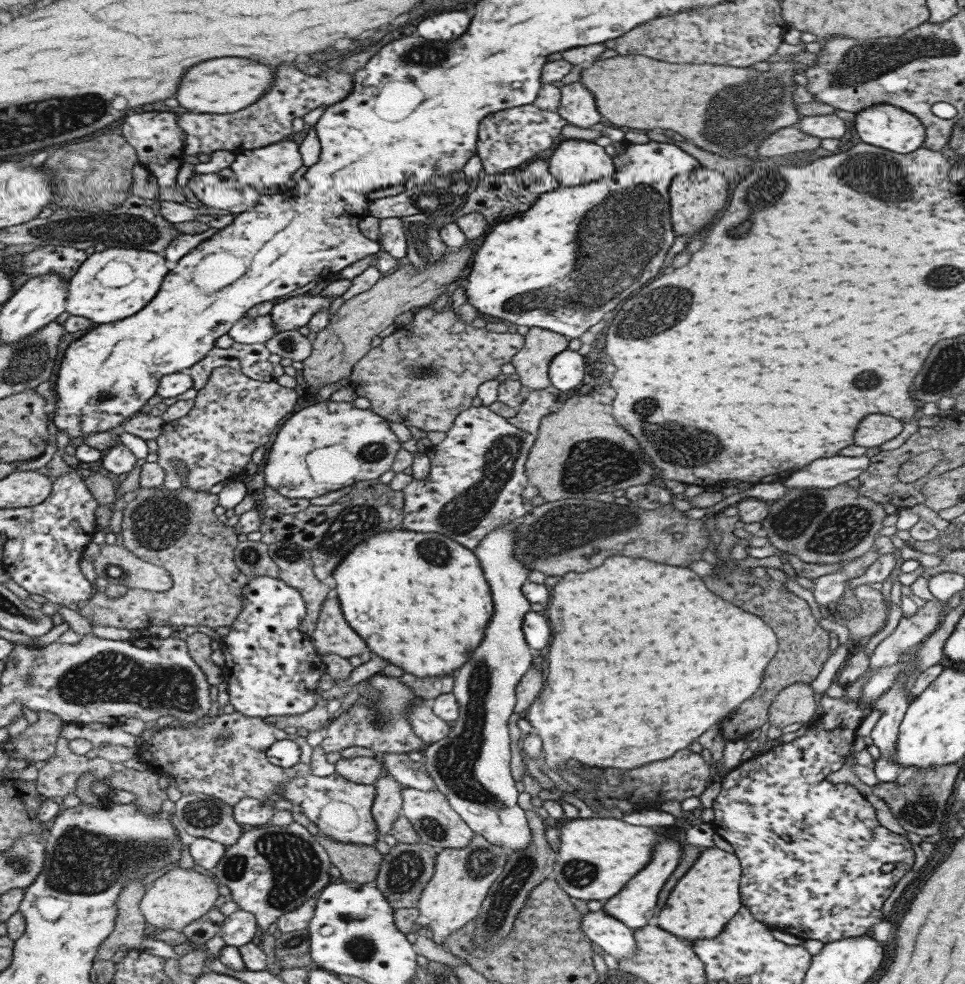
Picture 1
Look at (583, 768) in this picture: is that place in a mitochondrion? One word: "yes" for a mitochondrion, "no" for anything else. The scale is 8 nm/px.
no

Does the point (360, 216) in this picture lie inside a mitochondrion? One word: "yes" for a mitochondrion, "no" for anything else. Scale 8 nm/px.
no

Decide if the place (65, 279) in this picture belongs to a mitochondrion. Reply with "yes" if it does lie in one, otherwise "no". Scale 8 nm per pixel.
no

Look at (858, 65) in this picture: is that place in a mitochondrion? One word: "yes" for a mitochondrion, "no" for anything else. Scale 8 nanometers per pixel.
yes

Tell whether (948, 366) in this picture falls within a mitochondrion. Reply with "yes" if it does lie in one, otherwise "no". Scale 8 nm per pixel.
yes

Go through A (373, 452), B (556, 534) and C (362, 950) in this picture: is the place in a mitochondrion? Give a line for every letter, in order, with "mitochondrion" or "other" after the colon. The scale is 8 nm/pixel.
A: mitochondrion
B: mitochondrion
C: mitochondrion

